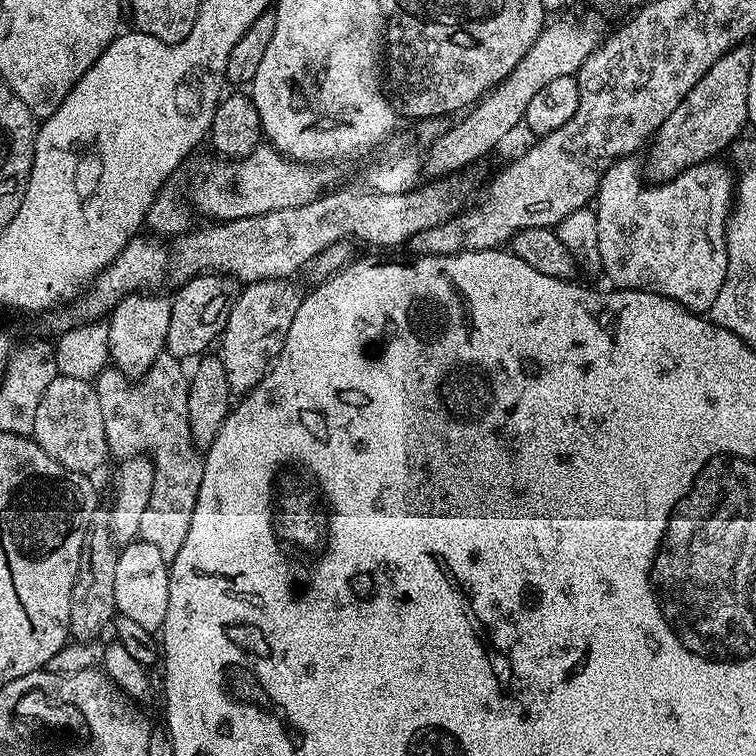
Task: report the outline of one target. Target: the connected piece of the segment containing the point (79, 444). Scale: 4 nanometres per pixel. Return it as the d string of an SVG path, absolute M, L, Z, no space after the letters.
M58 375L50 382L35 411L31 437L42 450L46 450L46 454L50 454L50 458L54 458L54 462L66 466L66 470L92 474L110 456L98 394L89 381L78 378Z

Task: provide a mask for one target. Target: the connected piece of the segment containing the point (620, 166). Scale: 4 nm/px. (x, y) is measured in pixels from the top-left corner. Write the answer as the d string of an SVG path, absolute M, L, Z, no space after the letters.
M635 155L626 156L623 160L616 160L604 172L600 179L600 189L596 191L594 211L598 218L598 254L603 275L608 275L613 280L615 287L629 292L653 292L659 296L670 298L678 302L686 310L701 314L711 313L714 302L718 302L718 293L722 290L722 282L726 282L726 262L728 261L728 217L734 207L734 176L728 173L724 164L719 164L719 159L713 158L702 164L690 166L673 180L652 182L647 184L642 175L642 164L636 161Z

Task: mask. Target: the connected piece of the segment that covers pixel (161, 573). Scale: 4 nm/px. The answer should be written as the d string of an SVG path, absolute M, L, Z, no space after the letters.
M137 538L131 544L123 545L119 549L115 567L114 602L116 603L117 613L130 618L131 621L138 622L143 629L153 634L159 633L166 622L166 606L170 602L169 567L169 561L164 560L161 552L155 546L150 546L150 542Z

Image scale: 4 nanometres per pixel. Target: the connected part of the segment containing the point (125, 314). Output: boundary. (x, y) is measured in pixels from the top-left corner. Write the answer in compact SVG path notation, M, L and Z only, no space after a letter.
M151 291L134 292L123 296L112 307L107 317L108 325L108 359L122 374L130 378L139 378L150 370L150 366L165 351L166 330L170 330L171 299L164 294Z

